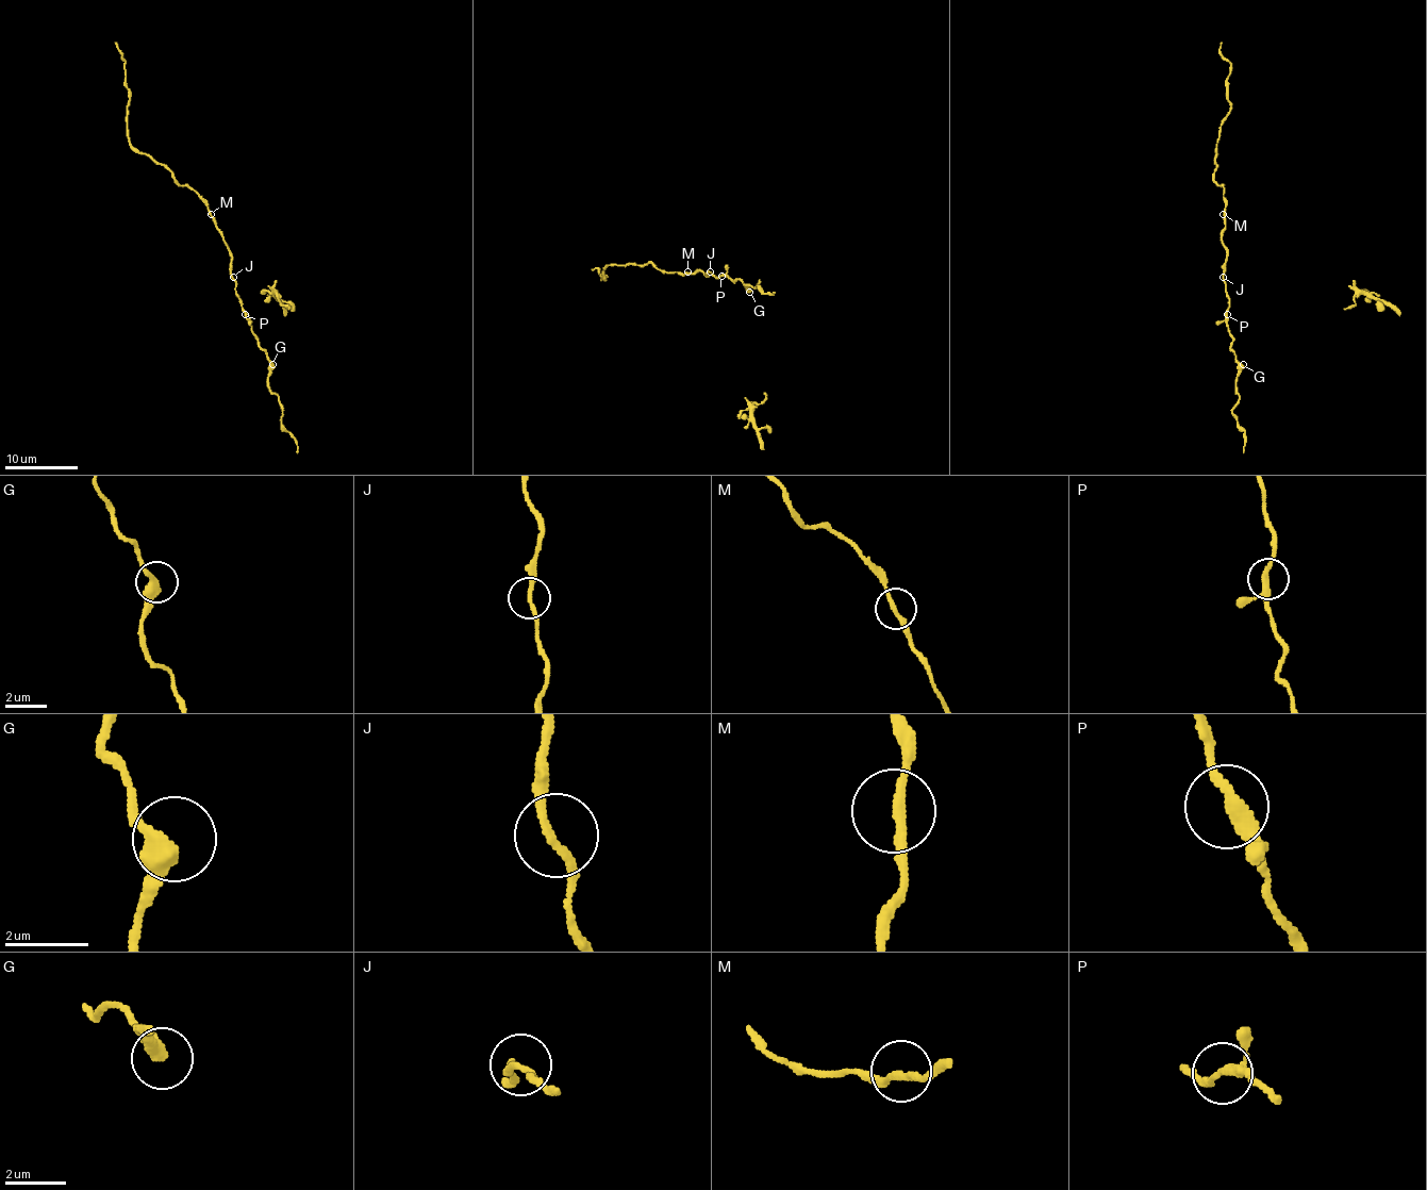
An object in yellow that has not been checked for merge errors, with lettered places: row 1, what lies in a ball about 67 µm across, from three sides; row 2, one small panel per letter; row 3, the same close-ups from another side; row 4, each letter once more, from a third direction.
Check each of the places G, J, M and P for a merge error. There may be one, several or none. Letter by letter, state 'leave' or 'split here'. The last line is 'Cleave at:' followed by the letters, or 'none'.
G: leave
J: leave
M: leave
P: leave
Cleave at: none

